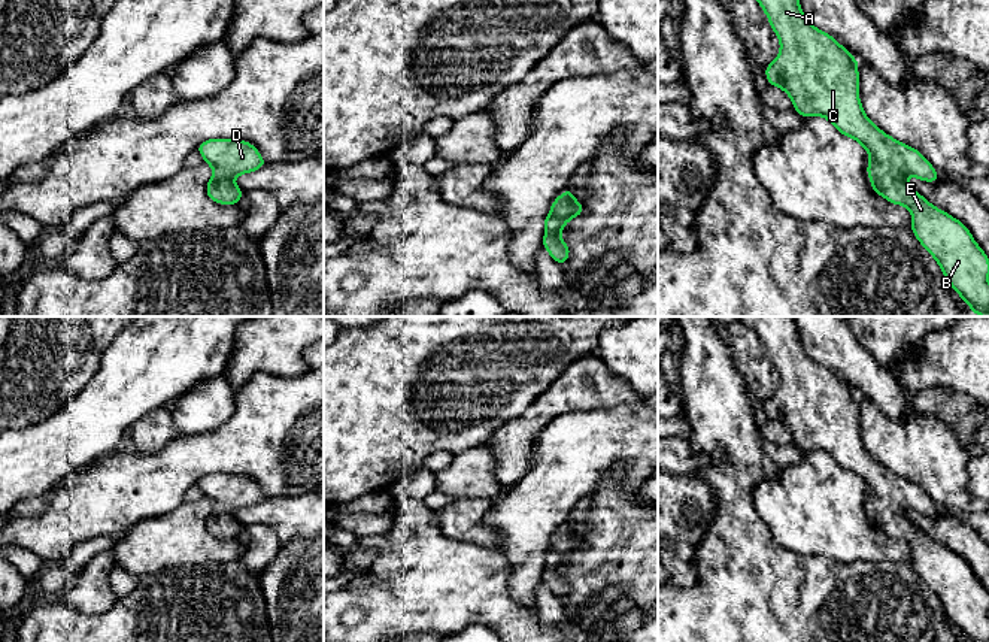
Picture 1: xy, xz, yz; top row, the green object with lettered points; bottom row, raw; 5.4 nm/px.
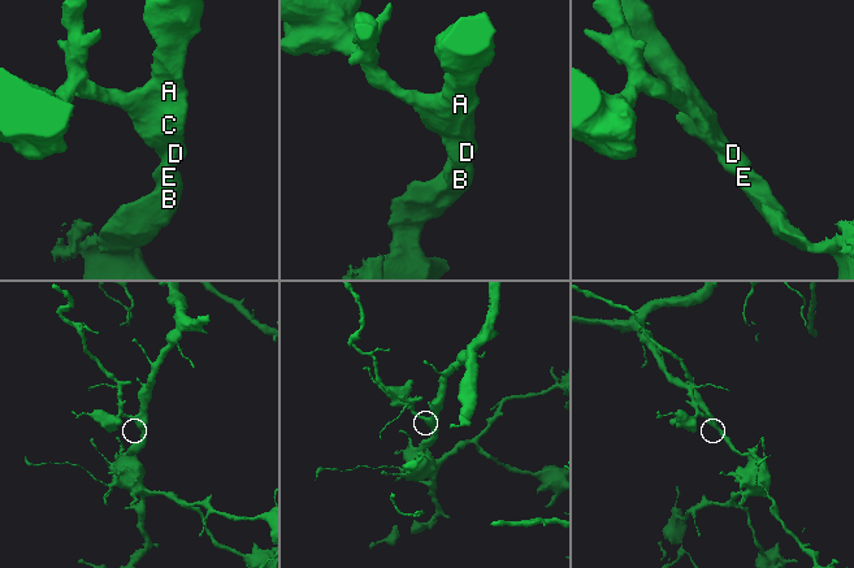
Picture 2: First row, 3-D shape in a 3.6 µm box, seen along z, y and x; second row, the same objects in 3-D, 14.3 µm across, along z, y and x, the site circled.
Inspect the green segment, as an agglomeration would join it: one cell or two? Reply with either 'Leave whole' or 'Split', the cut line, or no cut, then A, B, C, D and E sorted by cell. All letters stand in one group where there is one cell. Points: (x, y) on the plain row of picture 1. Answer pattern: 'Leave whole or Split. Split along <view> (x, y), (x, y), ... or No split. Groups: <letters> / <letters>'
Leave whole. No split. Groups: A B C D E

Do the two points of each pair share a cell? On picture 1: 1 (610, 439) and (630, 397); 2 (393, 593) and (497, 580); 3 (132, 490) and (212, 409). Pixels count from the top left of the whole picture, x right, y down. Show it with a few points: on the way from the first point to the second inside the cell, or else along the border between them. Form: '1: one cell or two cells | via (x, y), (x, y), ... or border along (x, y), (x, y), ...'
1: two cells | border along (642, 400), (633, 405), (592, 411)
2: one cell | via (418, 588), (424, 584), (472, 583)
3: two cells | border along (220, 424), (208, 432), (179, 436)

